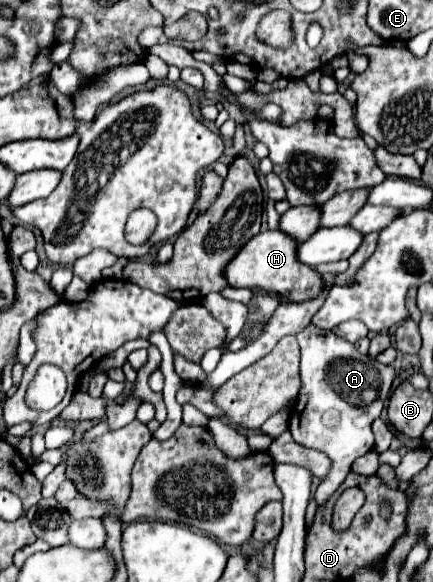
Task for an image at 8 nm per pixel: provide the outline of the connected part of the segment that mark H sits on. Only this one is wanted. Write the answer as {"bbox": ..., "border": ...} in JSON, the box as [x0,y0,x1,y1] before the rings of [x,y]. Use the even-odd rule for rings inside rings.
{"bbox":[225,230,325,302],"border":[[[279,230],[259,232],[251,238],[239,254],[225,268],[225,278],[233,288],[259,288],[271,294],[285,294],[291,302],[307,302],[317,298],[325,290],[323,276],[313,268],[297,262],[297,246],[293,238],[281,234]]]}

